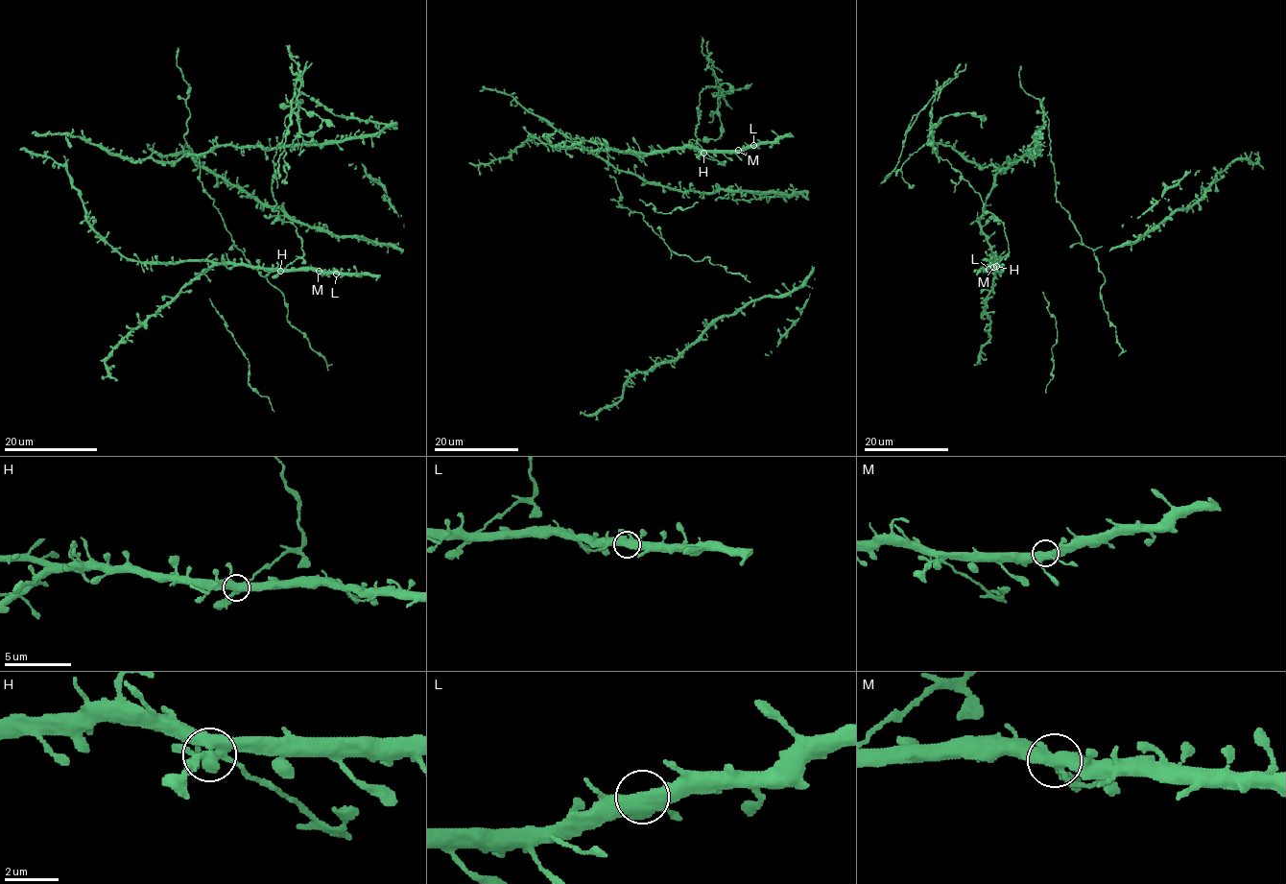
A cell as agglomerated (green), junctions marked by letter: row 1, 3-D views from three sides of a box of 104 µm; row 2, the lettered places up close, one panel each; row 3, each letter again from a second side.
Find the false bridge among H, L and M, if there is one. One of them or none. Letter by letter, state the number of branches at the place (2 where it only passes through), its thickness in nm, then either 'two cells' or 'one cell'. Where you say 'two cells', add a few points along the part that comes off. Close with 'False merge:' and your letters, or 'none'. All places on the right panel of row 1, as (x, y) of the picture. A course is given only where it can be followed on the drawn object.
H: 4 branches meet; 480 nm thick; two cells; foreign part runs (996, 267), (1009, 253), (1004, 225), (933, 151), (934, 94), (880, 185)
L: 4 branches meet; 460 nm thick; one cell
M: 4 branches meet; 460 nm thick; one cell
False merge: H

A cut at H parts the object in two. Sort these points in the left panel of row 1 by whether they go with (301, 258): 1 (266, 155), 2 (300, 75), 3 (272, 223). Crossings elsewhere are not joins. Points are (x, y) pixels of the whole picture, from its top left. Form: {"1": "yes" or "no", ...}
{"1": "no", "2": "yes", "3": "yes"}

